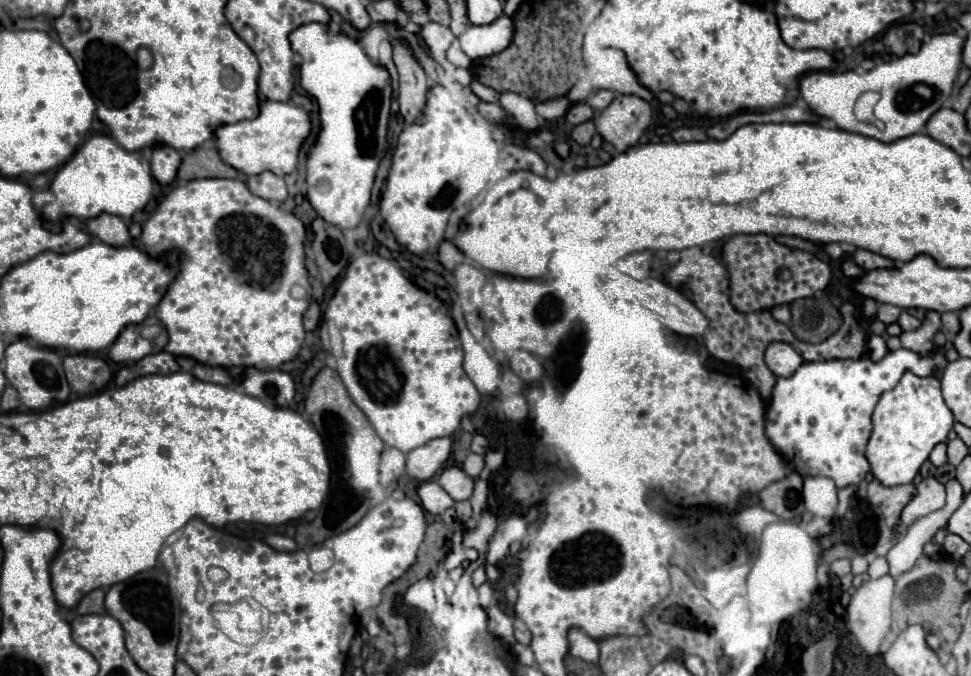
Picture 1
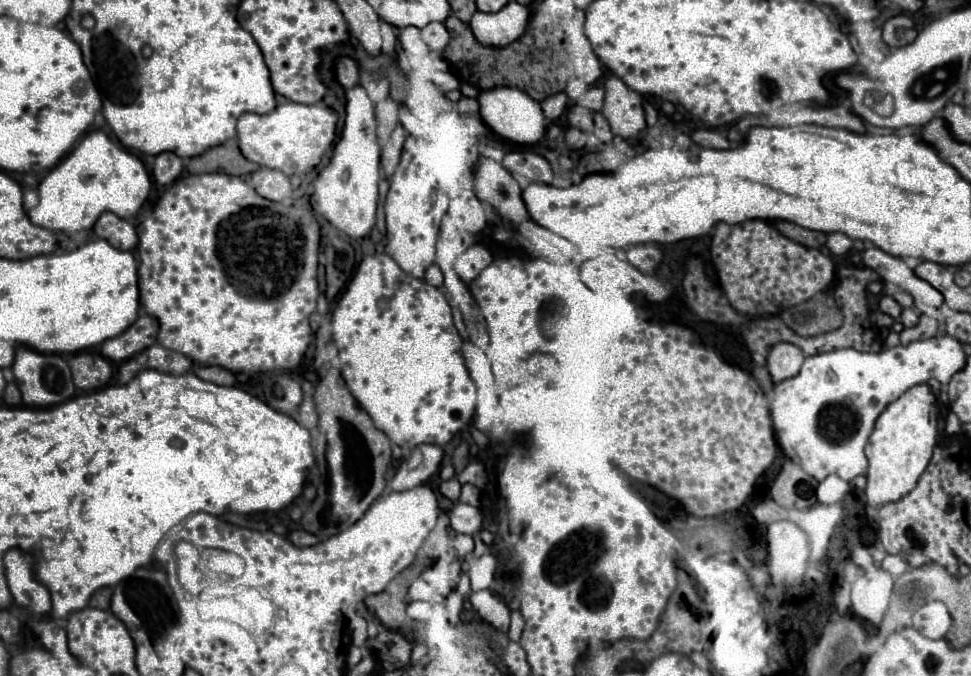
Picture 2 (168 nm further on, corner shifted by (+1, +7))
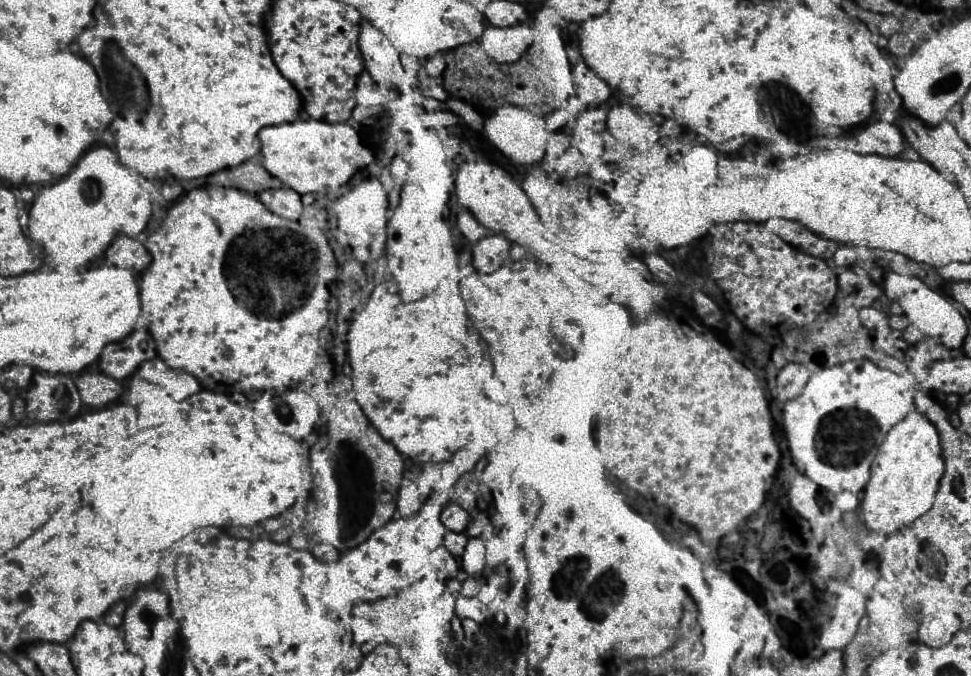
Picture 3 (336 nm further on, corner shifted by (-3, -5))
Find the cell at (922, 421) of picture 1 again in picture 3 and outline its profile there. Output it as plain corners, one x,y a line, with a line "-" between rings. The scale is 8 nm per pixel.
918,410
908,412
906,418
886,434
886,440
874,458
872,478
862,500
866,526
878,534
890,534
906,524
912,524
932,508
942,474
944,460
936,426

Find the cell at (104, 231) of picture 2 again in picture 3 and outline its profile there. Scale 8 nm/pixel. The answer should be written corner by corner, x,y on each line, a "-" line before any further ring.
118,234
112,240
112,244
106,248
104,256
108,258
110,264
128,268
132,272
144,270
146,264
150,262
150,252
146,250
146,246
134,236
126,236
126,234

